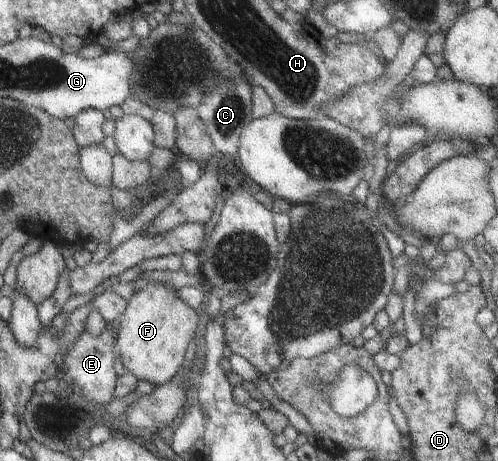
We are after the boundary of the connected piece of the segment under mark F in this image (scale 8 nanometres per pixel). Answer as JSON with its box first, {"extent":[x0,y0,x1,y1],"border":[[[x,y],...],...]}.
{"extent":[116,282,198,386],"border":[[[154,282],[127,300],[128,305],[119,317],[116,349],[124,367],[138,380],[161,386],[177,375],[184,363],[184,354],[190,340],[195,337],[198,317],[194,308],[178,299],[177,288]]]}

